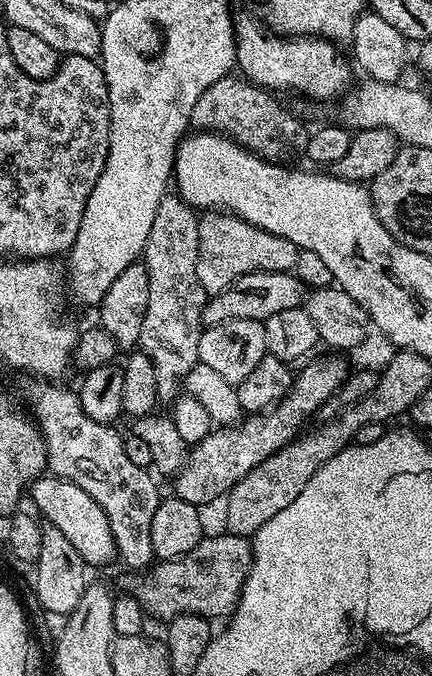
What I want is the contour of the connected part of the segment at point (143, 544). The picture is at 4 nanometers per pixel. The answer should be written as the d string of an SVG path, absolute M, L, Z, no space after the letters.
M36 378L31 382L33 384L24 392L25 398L28 399L26 408L36 421L36 425L40 427L48 451L48 472L60 476L63 480L74 482L74 486L82 486L82 490L86 490L86 494L90 494L90 498L94 498L94 502L102 506L114 534L116 555L119 563L122 562L128 567L125 569L147 569L154 560L154 542L150 542L150 522L154 522L154 510L158 510L162 499L162 493L156 489L157 477L149 469L139 468L134 466L134 462L130 462L130 457L126 454L124 436L116 433L117 429L113 425L94 422L94 418L86 418L80 405L80 397L73 389L71 392L60 385L63 383L53 382L48 378Z

